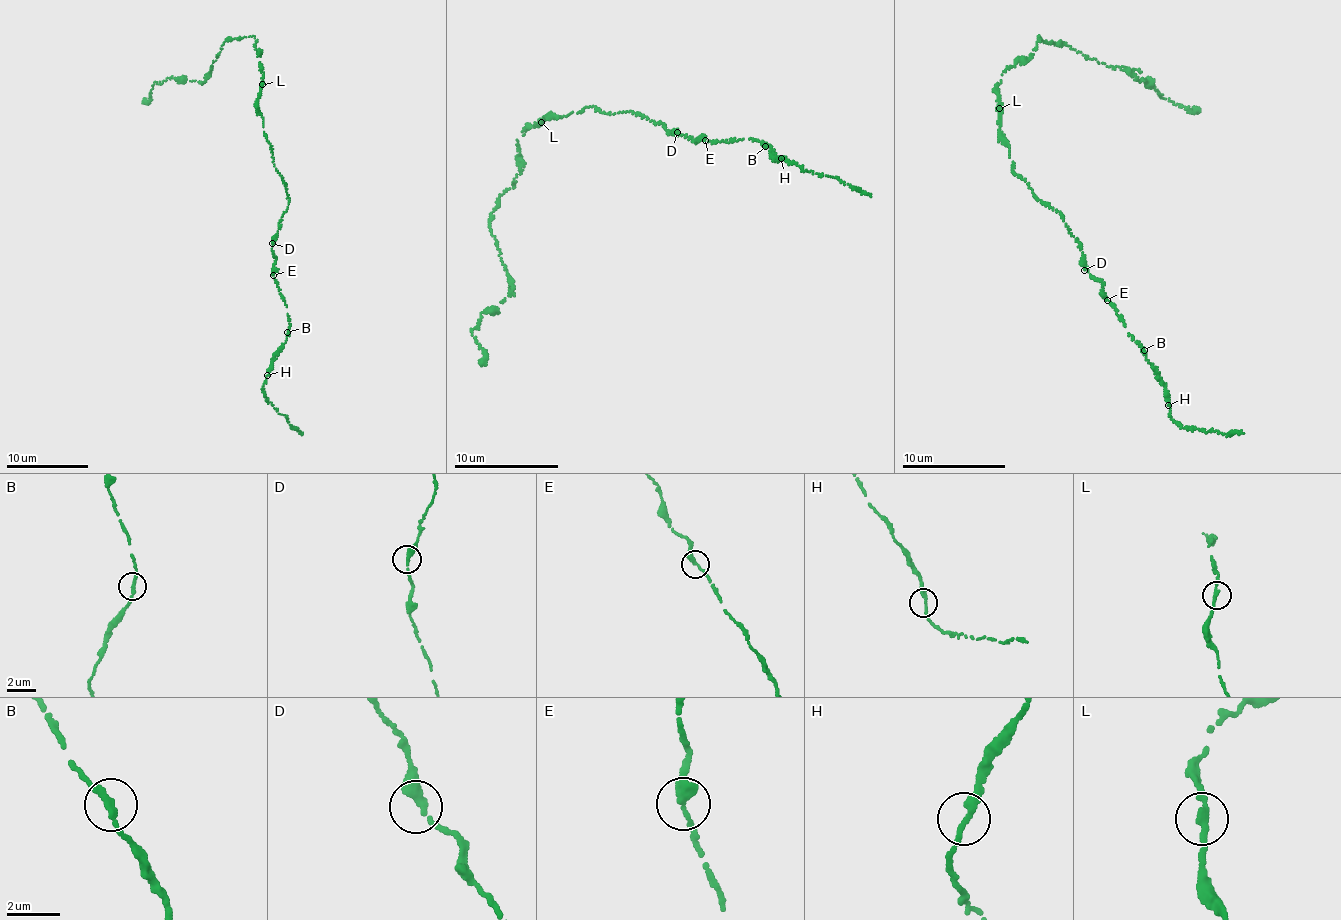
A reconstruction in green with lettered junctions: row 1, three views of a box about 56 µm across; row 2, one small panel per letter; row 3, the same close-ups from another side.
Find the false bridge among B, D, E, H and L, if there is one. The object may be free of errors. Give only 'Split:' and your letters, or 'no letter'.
Split: no letter

